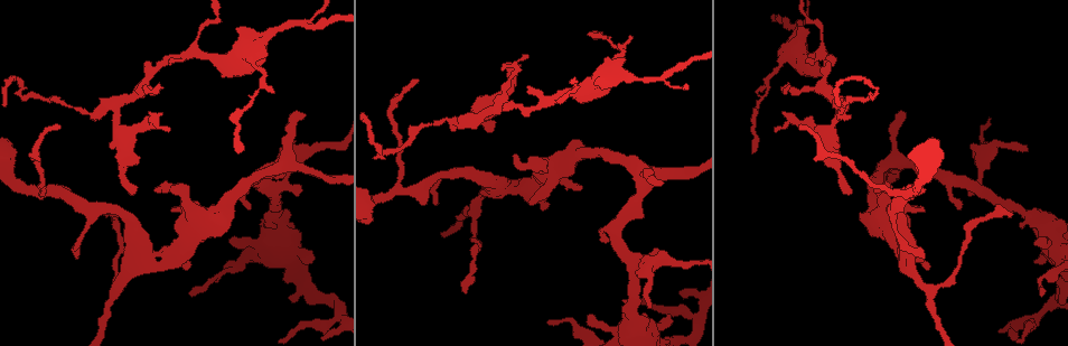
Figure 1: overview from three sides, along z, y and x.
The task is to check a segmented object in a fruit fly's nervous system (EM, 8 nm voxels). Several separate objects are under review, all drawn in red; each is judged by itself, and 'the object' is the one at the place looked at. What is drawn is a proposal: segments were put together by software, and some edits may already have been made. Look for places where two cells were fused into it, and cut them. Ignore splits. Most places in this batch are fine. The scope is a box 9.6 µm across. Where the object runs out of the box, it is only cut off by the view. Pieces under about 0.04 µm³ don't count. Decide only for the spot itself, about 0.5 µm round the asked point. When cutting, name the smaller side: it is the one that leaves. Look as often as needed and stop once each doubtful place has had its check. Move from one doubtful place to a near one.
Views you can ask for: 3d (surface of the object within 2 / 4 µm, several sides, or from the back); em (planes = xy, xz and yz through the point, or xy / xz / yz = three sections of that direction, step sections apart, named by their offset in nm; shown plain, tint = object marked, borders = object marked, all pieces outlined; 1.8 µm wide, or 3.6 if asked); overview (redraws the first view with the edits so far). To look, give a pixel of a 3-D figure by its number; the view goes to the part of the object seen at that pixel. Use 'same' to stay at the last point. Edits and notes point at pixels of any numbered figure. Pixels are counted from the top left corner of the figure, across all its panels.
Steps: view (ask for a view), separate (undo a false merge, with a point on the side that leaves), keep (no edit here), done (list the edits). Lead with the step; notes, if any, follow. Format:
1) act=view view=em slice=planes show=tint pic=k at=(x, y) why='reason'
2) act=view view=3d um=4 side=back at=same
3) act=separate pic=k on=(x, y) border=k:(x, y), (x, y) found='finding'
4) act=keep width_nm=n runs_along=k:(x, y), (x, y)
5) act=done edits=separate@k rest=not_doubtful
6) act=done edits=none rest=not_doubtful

act=view view=3d um=2 pic=1 at=(800, 21) why='three arms meet'

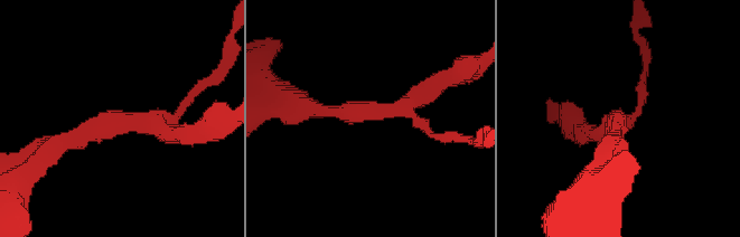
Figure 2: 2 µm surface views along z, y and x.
act=view view=em slice=xz step=16 show=tint pic=2 at=(611, 119) arms=3 why='shape alone is not enough'

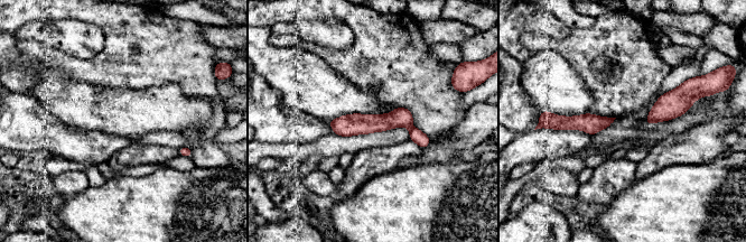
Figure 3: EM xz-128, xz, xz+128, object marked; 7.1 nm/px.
act=keep runs_along=3:(333, 123), (404, 122), (426, 142) found='one cell here'

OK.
act=view view=em um=3.6 slice=planes show=tint pic=1 at=(882, 218) why='side arm on a straight run'

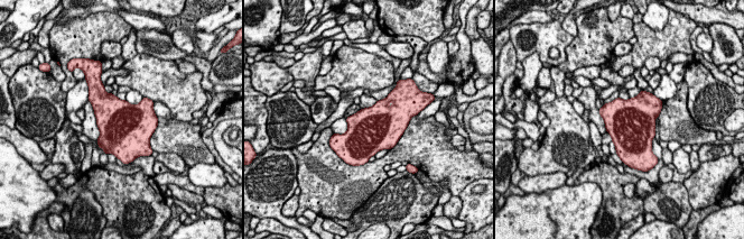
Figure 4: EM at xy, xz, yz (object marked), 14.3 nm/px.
act=keep width_nm=650 found='continuous, no second cell'

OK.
act=view view=3d um=4 pic=1 at=(550, 102) why='three arms meet'

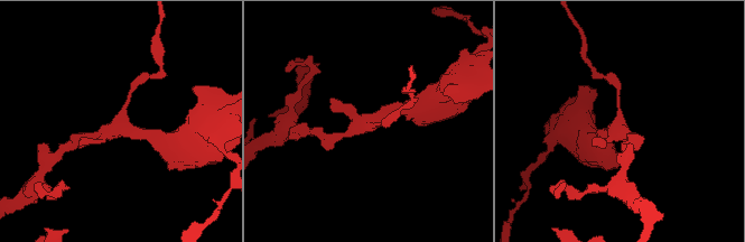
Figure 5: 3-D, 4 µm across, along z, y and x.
act=view view=em slice=planes show=tint pic=5 at=(121, 131) why='need the tissue'

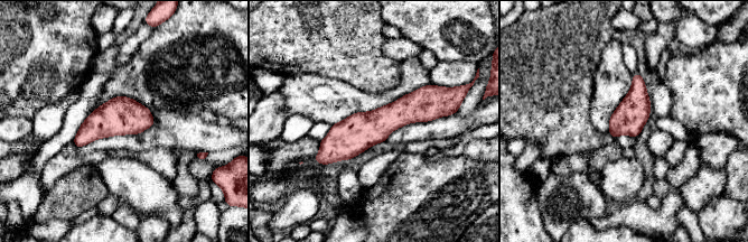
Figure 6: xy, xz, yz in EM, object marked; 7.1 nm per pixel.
act=keep width_nm=240 runs_along=6:(440, 113), (392, 115), (318, 159) found='one cell here'

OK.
act=view view=em slice=planes show=tint pic=1 at=(142, 251) why='sudden change in width'

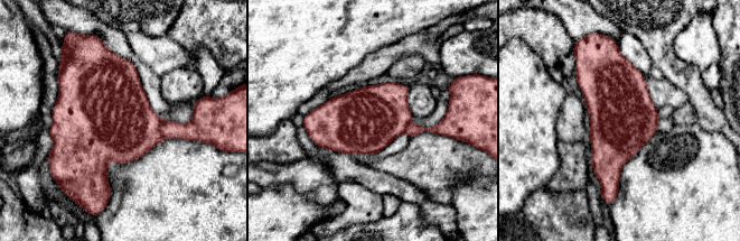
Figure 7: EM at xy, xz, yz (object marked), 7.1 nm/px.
act=keep found='all the same cell'

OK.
act=done edits=none rest=not_doubtful

